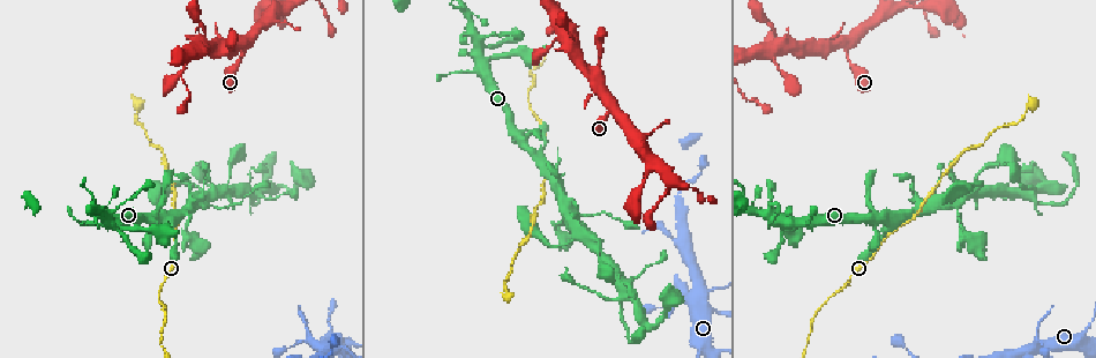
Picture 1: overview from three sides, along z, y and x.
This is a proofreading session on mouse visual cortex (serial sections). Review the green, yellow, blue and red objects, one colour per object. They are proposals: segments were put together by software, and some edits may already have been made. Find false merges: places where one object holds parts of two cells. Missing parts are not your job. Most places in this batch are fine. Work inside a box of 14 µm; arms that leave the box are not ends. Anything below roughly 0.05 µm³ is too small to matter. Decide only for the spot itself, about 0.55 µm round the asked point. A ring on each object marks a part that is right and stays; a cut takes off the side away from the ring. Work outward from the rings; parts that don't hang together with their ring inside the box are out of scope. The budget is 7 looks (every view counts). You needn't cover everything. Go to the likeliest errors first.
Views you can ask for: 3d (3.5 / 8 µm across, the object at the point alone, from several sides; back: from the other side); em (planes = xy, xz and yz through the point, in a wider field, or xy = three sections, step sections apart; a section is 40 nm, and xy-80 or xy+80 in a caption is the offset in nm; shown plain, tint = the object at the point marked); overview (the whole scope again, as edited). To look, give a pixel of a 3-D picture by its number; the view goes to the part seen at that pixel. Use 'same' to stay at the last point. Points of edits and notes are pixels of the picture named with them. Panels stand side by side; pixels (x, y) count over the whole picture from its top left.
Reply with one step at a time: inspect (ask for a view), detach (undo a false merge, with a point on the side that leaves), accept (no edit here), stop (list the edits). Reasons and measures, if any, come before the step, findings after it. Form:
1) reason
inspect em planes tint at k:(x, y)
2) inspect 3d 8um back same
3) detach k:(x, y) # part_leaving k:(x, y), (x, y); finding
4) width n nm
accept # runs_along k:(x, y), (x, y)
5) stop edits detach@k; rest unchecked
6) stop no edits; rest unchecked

four-way junction
inspect 3d 8um at 1:(960, 205)

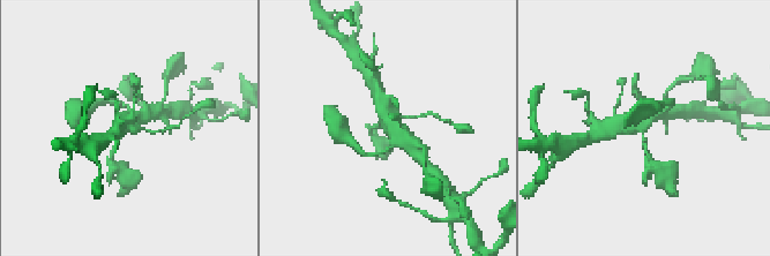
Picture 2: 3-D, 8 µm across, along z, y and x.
inspect em xy step 5 tint at 2:(387, 125)

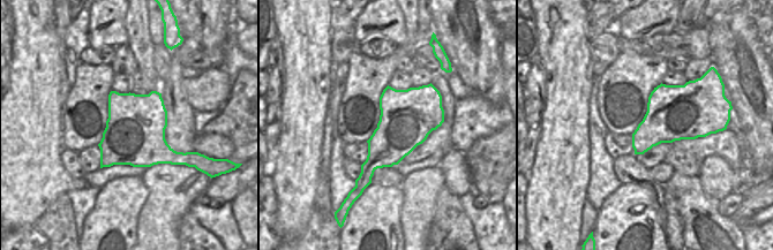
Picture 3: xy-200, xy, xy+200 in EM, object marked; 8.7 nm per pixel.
width 480 nm
detach 2:(648, 157) # part_leaving 2:(643, 137), (648, 156), (664, 175); a second cell is stuck on

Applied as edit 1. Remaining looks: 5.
thin neck
inspect 3d 3.5um at 1:(1040, 340)

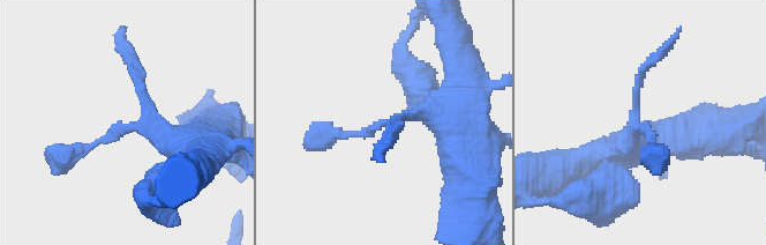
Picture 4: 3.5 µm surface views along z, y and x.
inspect em planes tint at 4:(121, 130)

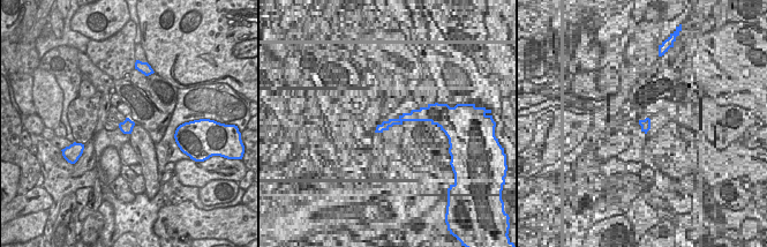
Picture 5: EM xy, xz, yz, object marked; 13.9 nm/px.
cut it another way
inspect em xy step 3 tint same

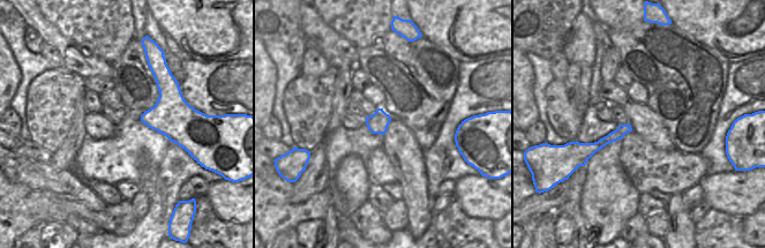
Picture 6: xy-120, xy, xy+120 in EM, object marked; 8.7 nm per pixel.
accept # runs_along 6:(628, 128), (598, 145), (589, 148); all the same cell

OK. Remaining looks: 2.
calibre changes
inspect 3d 3.5um at 1:(624, 289)

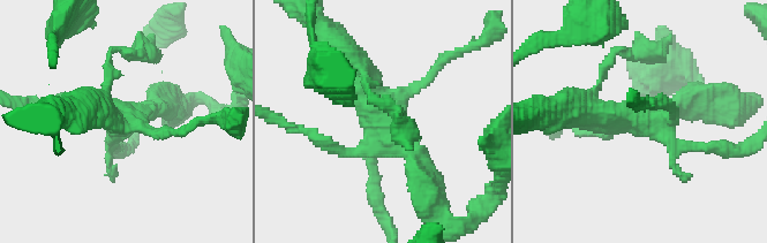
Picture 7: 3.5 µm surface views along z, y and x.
shape alone is not enough
inspect em planes tint at 7:(382, 127)

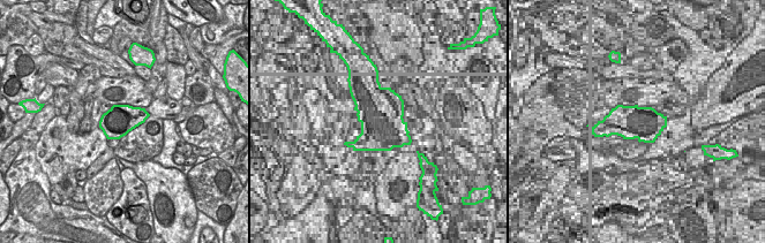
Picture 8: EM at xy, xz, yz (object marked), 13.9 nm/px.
accept # runs_along 7:(351, 58), (429, 182); all the same cell

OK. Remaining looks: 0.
stop edits detach@2; rest unchecked

